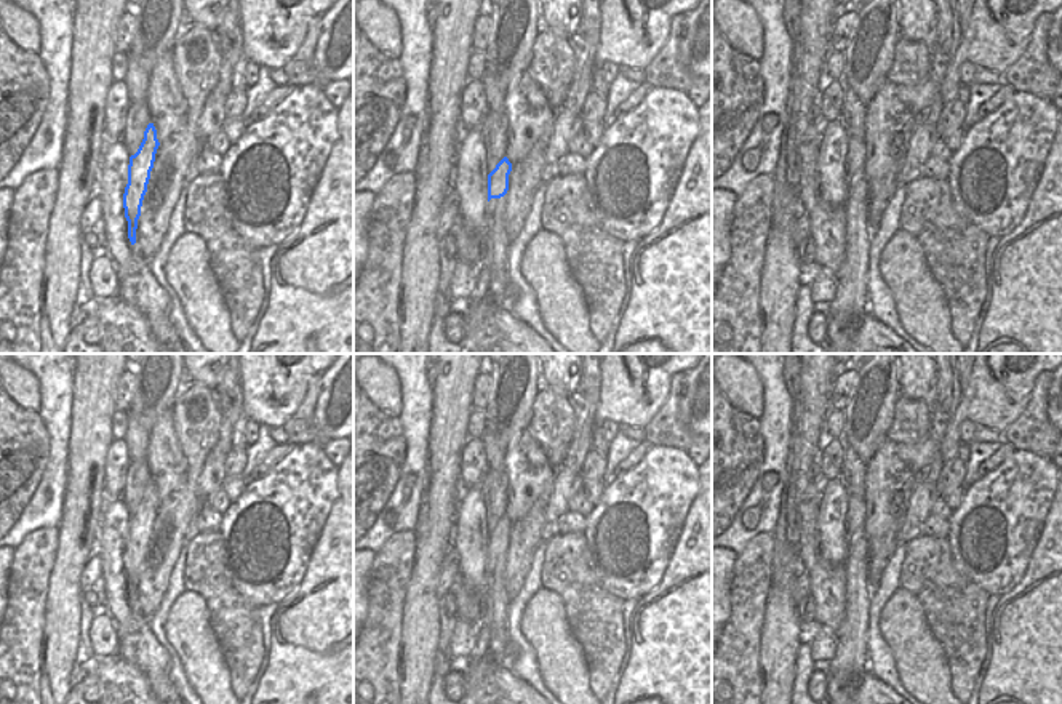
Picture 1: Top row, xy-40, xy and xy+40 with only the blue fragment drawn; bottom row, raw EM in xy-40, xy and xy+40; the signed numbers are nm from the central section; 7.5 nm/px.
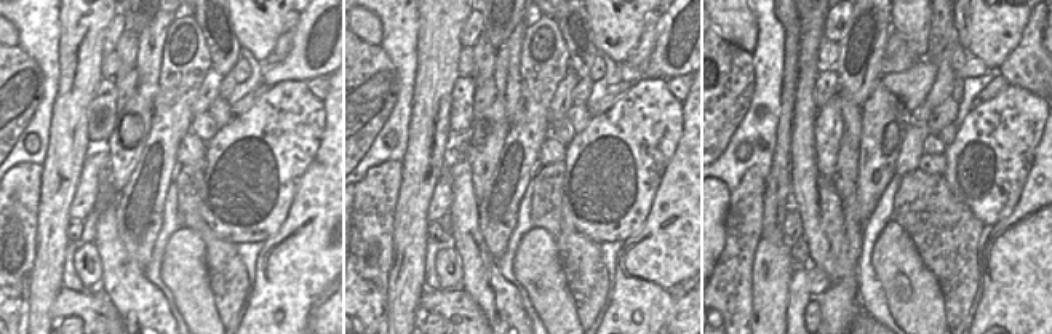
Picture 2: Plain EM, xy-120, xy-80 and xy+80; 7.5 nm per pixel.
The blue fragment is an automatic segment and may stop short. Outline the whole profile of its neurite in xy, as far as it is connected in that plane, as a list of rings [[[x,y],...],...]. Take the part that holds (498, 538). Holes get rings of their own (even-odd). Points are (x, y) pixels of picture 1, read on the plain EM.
[[[504,515],[488,533],[486,594],[477,624],[477,646],[472,661],[493,659],[504,664],[509,658],[509,605],[505,590],[505,558],[512,522]]]

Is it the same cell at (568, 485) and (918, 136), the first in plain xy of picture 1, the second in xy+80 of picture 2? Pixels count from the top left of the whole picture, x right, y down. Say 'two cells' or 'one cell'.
one cell

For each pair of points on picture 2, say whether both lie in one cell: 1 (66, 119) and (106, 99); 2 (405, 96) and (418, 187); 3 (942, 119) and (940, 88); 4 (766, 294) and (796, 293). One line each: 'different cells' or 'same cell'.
1: different cells
2: different cells
3: different cells
4: different cells

